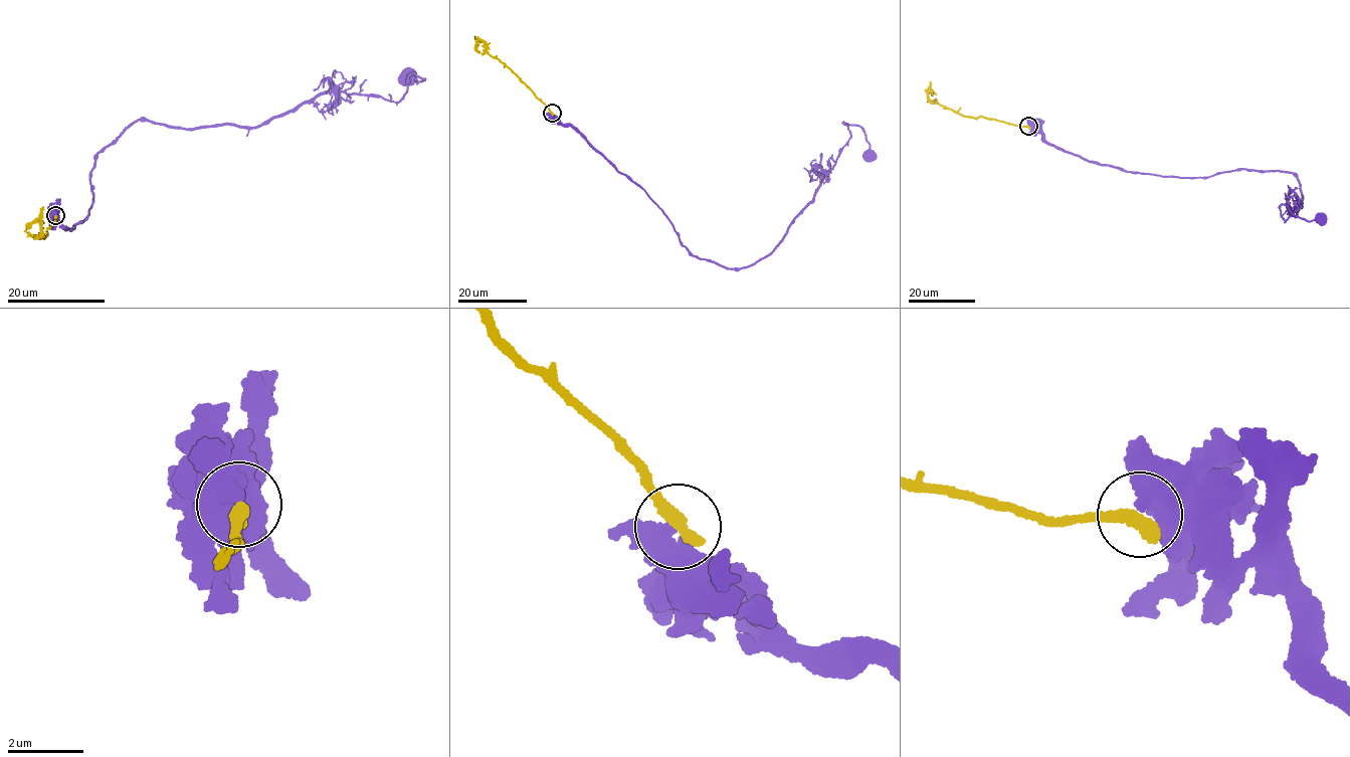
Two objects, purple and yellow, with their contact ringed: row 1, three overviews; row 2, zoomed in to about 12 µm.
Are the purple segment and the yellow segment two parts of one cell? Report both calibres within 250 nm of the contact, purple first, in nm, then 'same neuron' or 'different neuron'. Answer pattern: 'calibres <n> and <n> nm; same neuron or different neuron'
calibres 550 and 400 nm; different neuron

